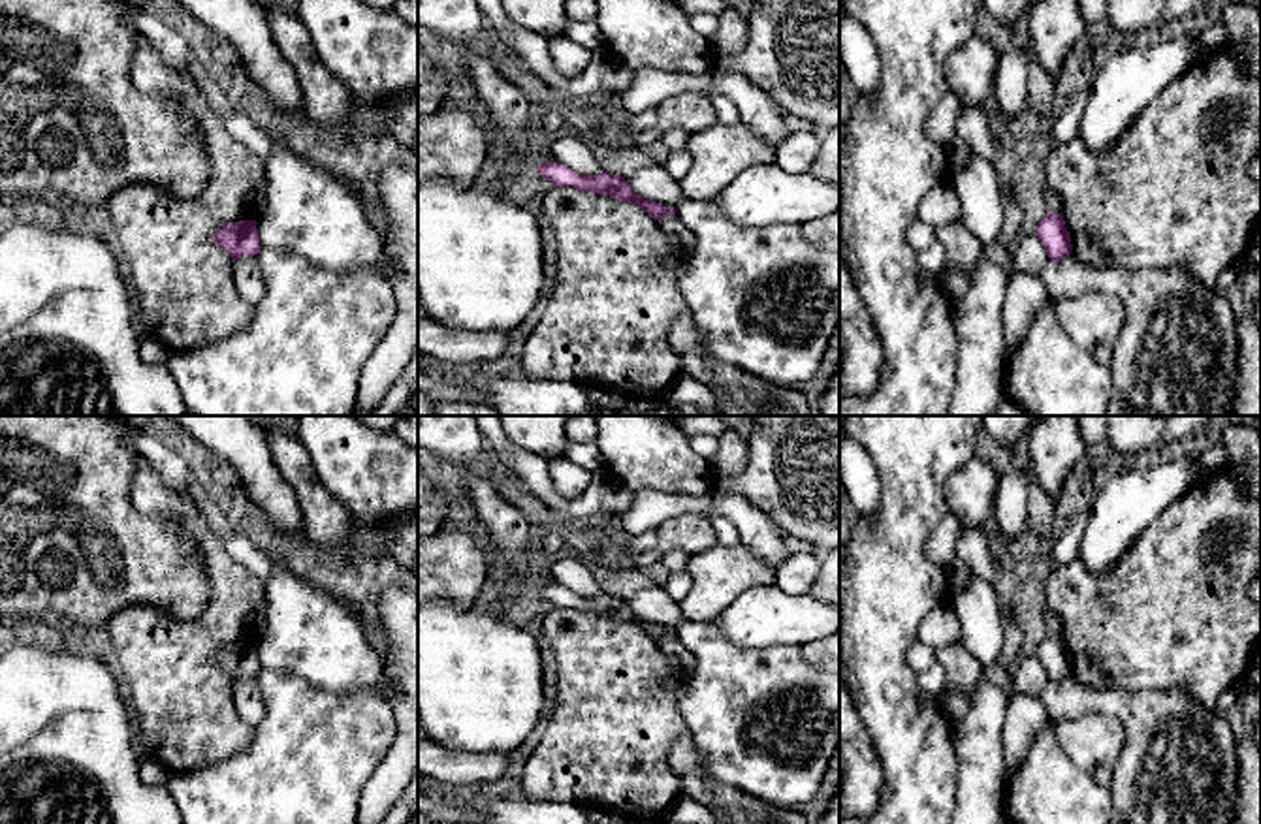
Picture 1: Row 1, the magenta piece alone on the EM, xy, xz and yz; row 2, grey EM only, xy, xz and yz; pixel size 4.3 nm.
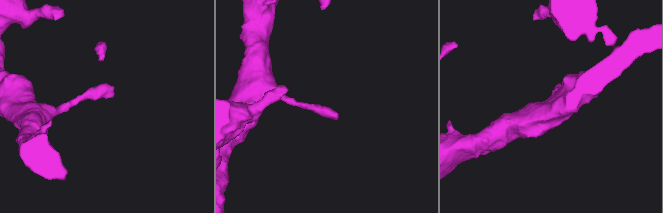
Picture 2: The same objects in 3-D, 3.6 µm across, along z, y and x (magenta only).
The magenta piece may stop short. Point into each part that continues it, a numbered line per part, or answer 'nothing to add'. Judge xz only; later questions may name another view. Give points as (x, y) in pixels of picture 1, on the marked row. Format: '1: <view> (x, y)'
nothing to add

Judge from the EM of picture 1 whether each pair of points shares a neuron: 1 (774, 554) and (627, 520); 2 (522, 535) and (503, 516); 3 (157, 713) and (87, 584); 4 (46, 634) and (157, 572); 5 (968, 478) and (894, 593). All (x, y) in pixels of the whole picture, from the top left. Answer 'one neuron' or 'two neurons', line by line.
1: one neuron
2: one neuron
3: two neurons
4: two neurons
5: two neurons

